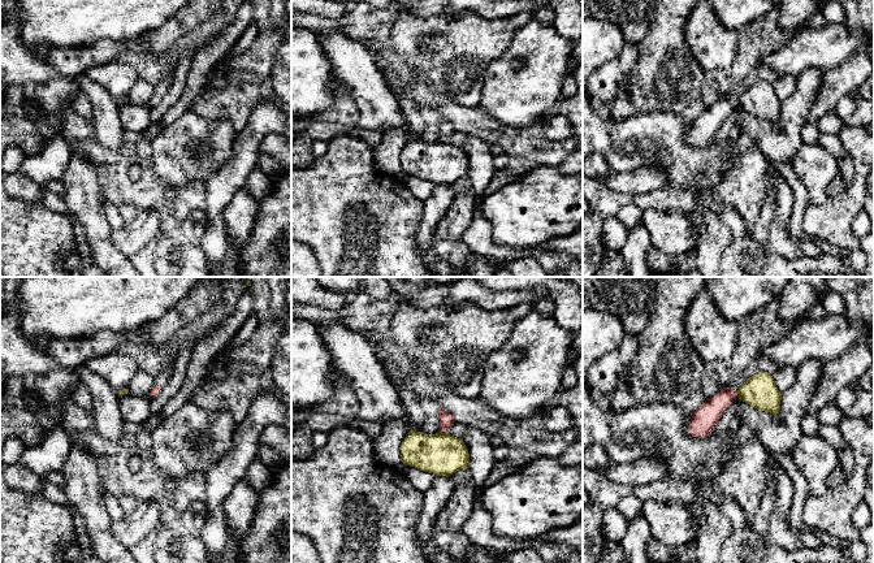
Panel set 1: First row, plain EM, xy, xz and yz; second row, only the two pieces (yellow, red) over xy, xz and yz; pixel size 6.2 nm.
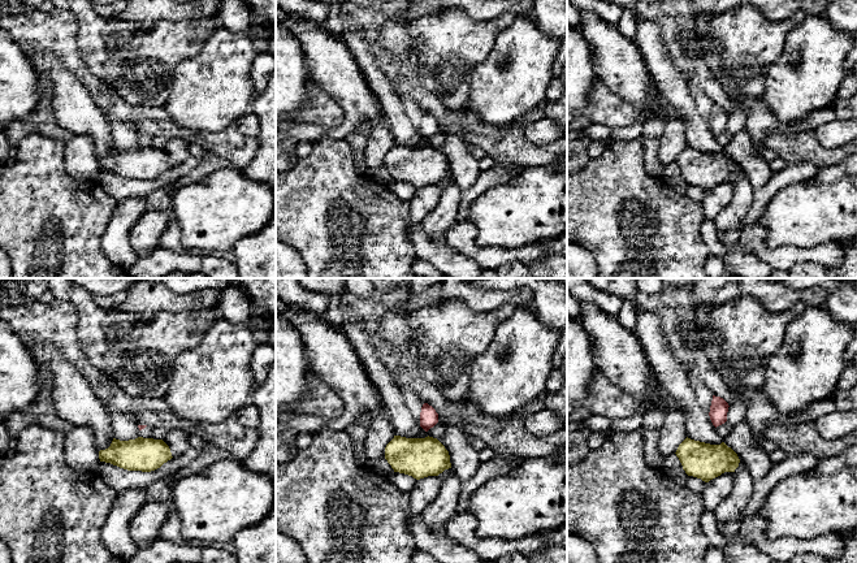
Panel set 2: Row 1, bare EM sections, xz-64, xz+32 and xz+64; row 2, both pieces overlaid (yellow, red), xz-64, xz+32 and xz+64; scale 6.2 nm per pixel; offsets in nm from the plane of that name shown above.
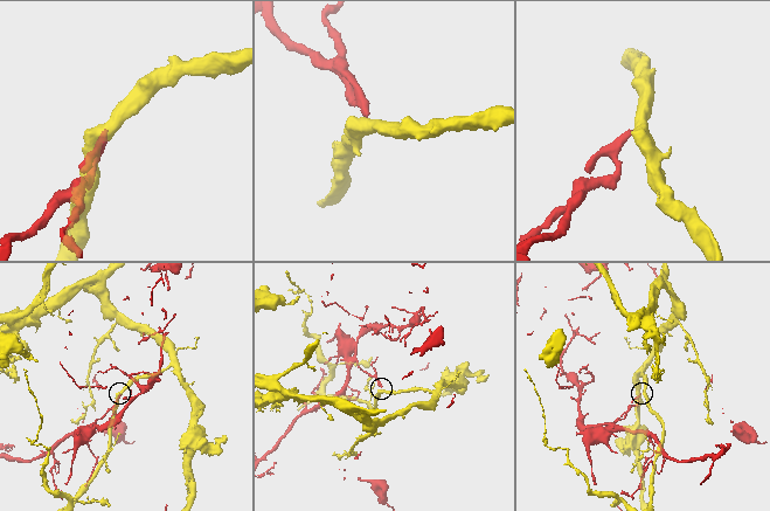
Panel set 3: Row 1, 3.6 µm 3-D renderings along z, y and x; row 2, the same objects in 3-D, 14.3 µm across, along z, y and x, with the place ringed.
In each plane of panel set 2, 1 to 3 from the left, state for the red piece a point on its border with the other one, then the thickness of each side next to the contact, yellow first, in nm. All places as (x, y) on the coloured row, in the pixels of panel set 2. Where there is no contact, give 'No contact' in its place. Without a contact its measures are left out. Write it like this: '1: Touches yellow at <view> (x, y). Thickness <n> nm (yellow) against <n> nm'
1: No contact
2: No contact
3: No contact

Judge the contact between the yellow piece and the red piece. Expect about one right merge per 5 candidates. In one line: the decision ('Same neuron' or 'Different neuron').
Different neuron

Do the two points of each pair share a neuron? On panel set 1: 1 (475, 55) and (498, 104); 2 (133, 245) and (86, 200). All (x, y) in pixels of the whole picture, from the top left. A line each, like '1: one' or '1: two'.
1: two
2: two

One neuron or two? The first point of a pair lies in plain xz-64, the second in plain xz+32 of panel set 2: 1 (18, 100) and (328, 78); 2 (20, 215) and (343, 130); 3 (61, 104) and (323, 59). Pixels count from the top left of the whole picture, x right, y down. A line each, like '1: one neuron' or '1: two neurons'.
1: two neurons
2: two neurons
3: one neuron

